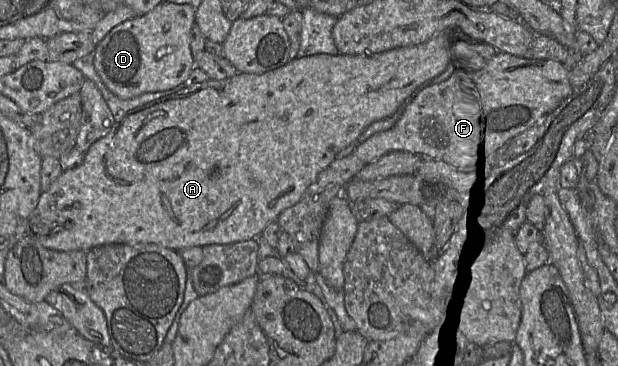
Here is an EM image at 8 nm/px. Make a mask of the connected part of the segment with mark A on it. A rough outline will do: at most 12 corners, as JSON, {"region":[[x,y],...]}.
{"region":[[445,33],[129,111],[41,193],[55,251],[262,236],[450,66]]}

